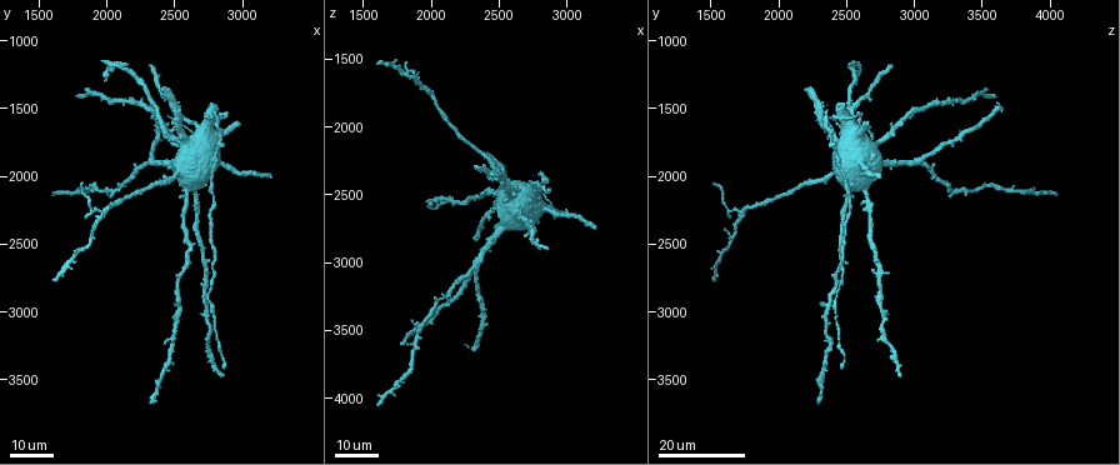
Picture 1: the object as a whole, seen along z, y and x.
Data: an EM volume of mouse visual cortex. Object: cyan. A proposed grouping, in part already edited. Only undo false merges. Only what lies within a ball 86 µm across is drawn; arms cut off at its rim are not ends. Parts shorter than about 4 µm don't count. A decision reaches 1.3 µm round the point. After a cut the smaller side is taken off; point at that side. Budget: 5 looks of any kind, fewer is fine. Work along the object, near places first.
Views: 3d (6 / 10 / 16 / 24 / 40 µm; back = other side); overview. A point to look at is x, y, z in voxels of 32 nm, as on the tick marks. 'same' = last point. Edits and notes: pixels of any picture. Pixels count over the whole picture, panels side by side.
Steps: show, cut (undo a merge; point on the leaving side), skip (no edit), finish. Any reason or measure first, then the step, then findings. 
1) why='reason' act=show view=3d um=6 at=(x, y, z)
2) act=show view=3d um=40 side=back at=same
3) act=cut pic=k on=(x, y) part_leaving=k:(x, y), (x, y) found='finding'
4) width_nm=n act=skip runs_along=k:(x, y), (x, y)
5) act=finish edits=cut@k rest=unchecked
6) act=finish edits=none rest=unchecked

why='branch point' act=show view=3d um=16 at=(2760, 2020, 2480)

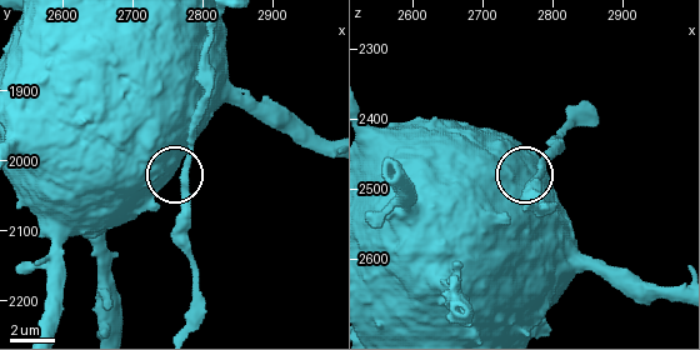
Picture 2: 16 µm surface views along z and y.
why='zoom in' act=show view=3d um=6 at=same

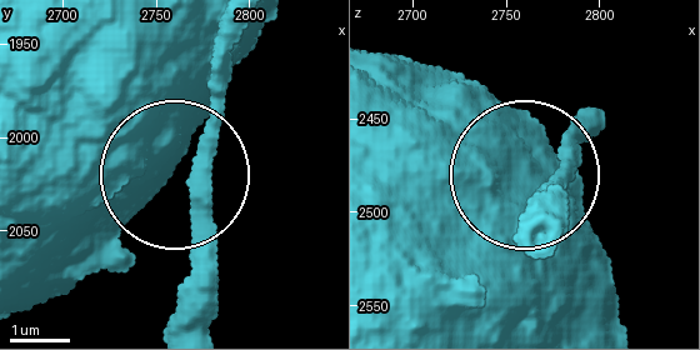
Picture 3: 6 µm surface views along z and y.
act=skip found='one cell here'

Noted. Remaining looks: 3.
act=show view=3d um=24 at=(2320, 1900, 3040)

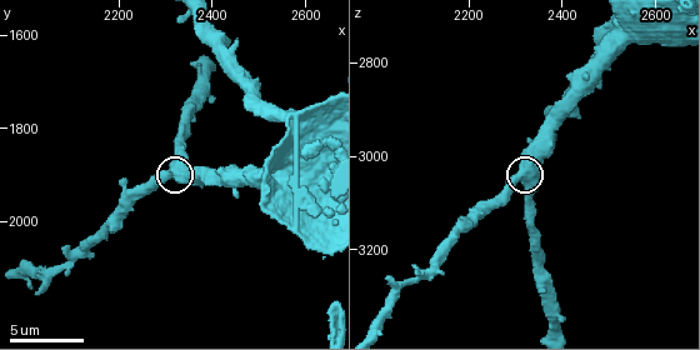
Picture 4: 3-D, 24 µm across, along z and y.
act=show view=3d um=6 at=same

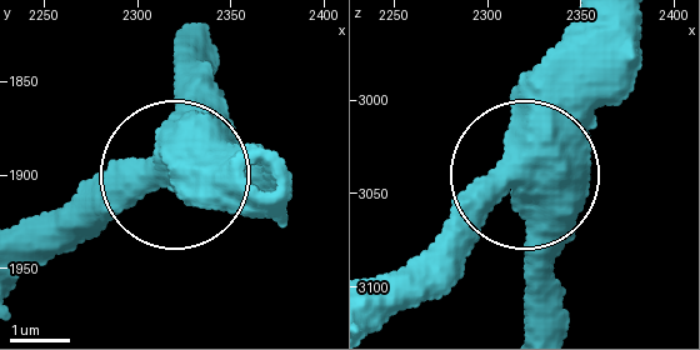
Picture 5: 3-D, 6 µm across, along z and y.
side_arm_um=27 act=skip found='all the same cell'

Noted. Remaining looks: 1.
act=finish edits=none rest=unchecked

